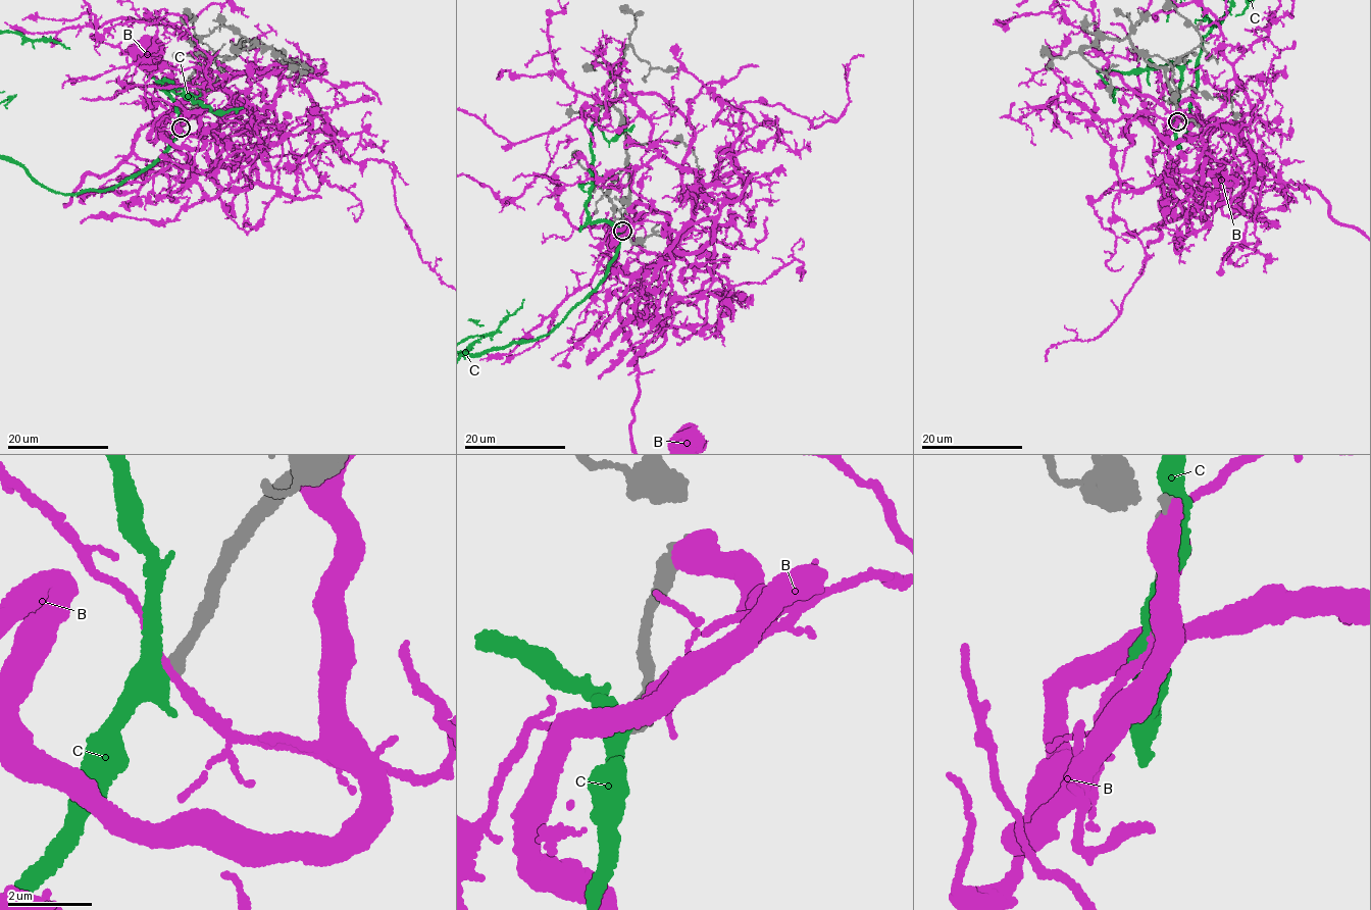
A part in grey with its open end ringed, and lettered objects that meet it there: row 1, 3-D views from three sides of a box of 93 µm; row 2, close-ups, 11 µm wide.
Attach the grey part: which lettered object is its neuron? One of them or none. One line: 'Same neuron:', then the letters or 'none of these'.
Same neuron: none of these

